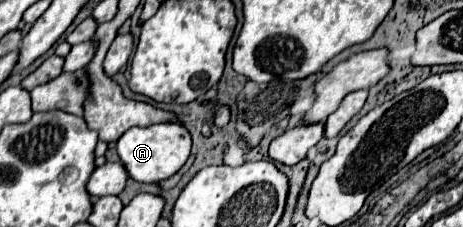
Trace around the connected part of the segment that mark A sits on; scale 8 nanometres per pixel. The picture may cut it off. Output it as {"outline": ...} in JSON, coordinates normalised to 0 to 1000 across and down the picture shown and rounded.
{"outline":[[[326,546],[317,564],[283,564],[253,617],[257,714],[279,784],[313,811],[339,811],[361,793],[404,714],[413,678],[413,590],[387,546]]]}

